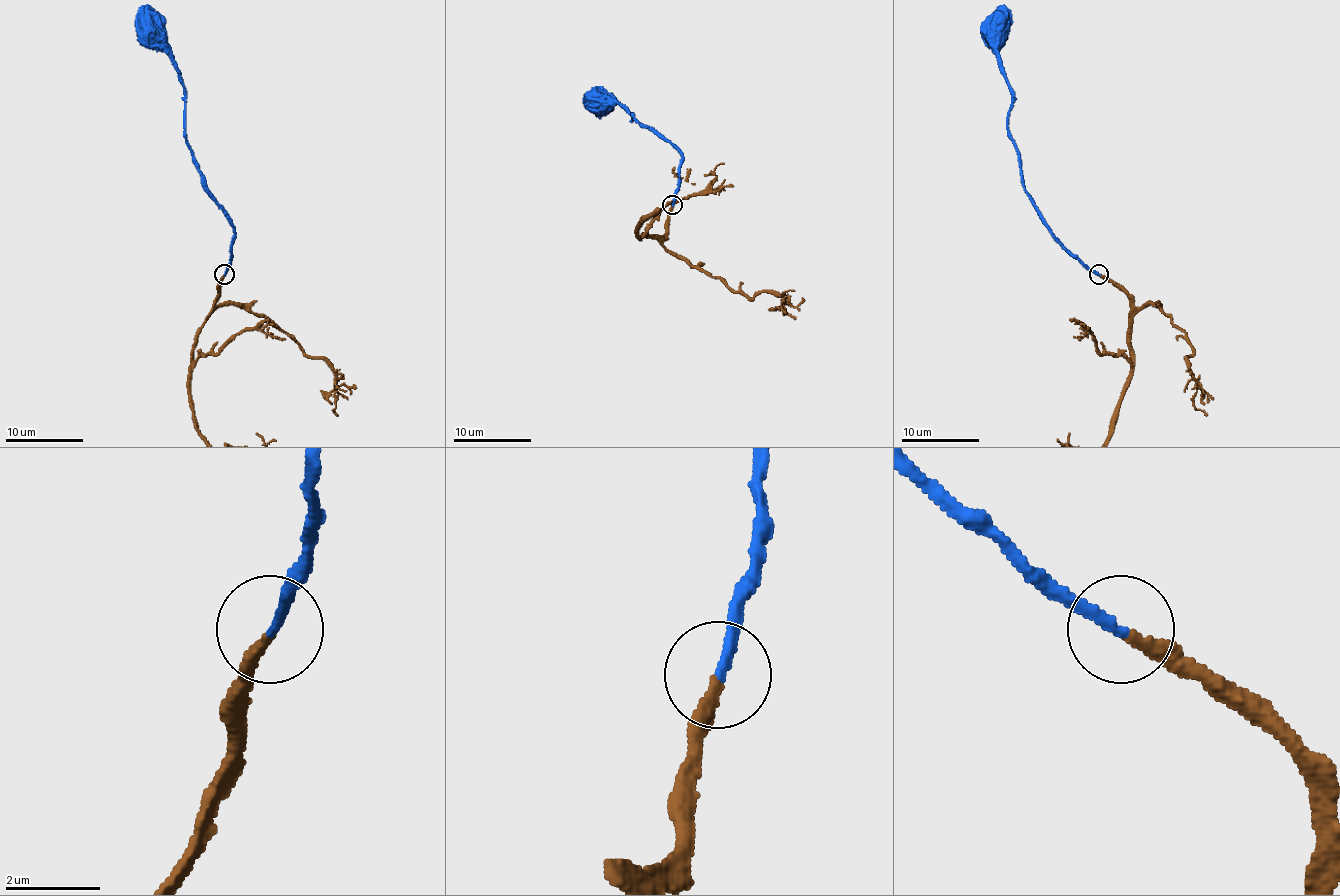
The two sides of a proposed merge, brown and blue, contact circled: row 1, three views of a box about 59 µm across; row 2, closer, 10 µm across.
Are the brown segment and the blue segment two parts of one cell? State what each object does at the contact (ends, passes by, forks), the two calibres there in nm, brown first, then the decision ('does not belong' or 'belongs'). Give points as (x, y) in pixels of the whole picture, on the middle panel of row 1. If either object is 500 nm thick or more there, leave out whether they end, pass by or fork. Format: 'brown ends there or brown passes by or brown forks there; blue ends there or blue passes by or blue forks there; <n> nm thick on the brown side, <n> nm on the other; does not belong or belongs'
brown ends there; blue ends there; 260 nm thick on the brown side, 220 nm on the other; belongs

